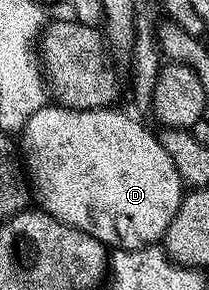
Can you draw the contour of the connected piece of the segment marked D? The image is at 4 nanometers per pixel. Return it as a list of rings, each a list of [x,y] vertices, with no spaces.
[[[48,103],[41,107],[25,123],[20,132],[20,155],[23,160],[24,170],[27,174],[27,182],[31,187],[31,196],[33,202],[50,216],[56,217],[57,220],[64,221],[90,236],[96,237],[107,246],[115,250],[134,250],[140,247],[153,246],[157,244],[166,234],[168,225],[171,224],[172,218],[176,215],[182,203],[182,197],[185,195],[186,186],[182,182],[180,173],[176,170],[176,165],[172,162],[172,157],[168,156],[168,151],[164,149],[159,141],[157,134],[152,130],[144,127],[134,118],[126,115],[122,111],[116,111],[117,108],[98,108],[96,110],[69,110],[66,107],[54,103]]]

